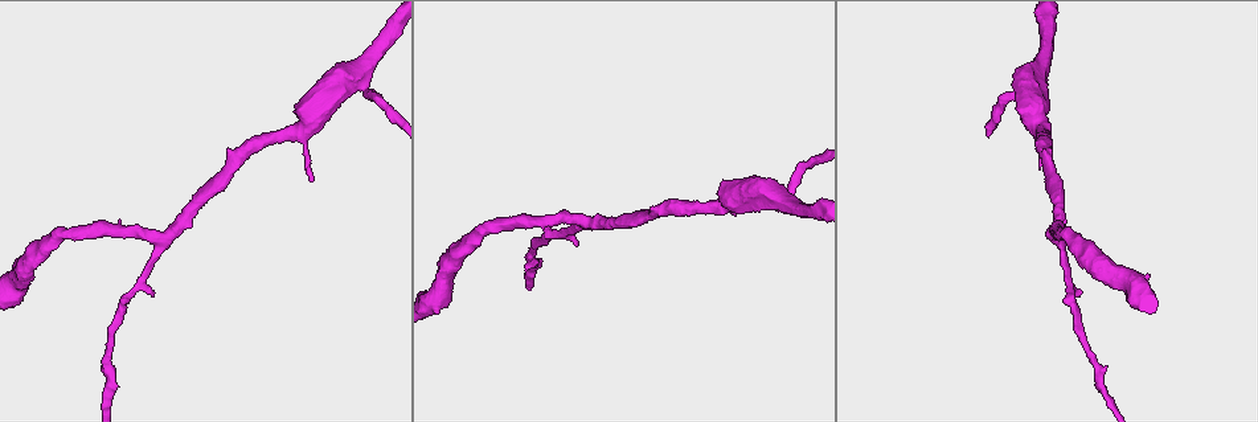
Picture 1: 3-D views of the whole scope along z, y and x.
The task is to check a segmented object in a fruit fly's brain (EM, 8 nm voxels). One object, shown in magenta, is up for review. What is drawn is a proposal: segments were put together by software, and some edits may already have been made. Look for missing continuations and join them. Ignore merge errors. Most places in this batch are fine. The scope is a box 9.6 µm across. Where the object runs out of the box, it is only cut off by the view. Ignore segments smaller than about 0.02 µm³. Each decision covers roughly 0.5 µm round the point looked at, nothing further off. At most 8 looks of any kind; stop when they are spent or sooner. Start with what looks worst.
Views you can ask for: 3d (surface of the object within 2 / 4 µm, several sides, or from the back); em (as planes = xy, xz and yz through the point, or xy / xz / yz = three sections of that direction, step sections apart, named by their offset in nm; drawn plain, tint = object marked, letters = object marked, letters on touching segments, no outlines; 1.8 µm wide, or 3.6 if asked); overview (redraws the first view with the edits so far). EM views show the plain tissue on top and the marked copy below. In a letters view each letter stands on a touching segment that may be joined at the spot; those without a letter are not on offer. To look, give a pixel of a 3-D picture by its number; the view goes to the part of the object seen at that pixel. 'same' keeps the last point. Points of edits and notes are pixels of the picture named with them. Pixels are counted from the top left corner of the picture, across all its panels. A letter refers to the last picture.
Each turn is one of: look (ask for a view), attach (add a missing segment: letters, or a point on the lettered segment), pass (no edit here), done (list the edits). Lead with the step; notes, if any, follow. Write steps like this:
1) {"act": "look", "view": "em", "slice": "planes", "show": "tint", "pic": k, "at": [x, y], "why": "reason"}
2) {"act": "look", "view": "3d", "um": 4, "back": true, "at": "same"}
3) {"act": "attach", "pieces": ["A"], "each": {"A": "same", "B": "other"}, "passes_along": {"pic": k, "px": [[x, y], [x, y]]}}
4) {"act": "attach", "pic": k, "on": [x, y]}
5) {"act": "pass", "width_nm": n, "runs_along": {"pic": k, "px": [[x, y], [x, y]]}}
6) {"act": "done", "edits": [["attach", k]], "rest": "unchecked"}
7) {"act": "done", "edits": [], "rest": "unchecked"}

{"act": "look", "view": "em", "slice": "yz", "step": 8, "show": "tint", "pic": 1, "at": [733, 213]}

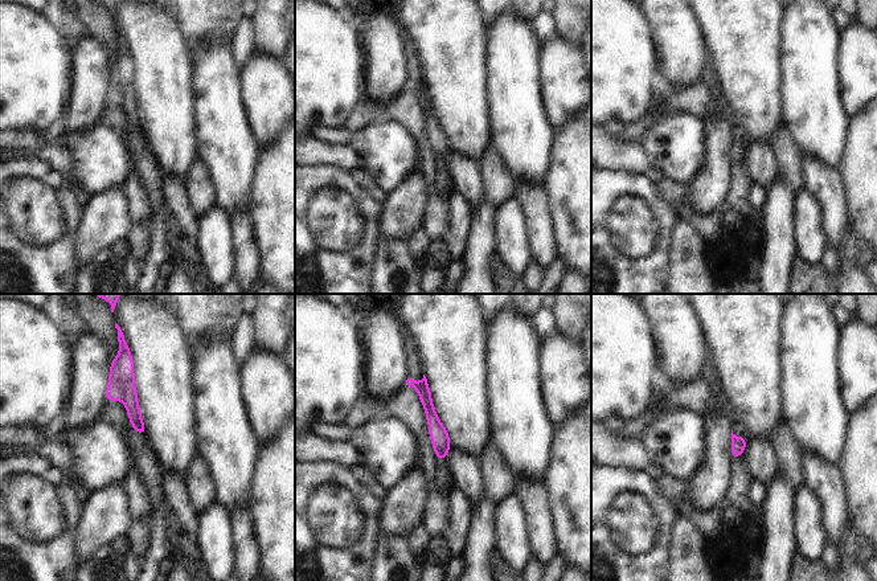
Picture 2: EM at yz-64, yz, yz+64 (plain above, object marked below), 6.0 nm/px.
{"act": "look", "view": "em", "slice": "planes", "show": "letters", "at": "same"}

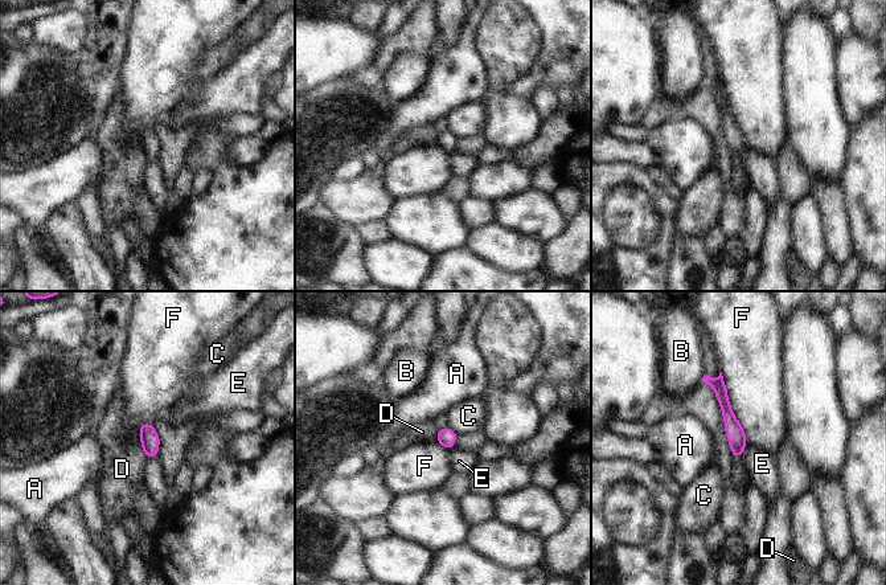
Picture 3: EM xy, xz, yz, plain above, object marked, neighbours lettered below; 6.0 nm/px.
{"act": "pass", "width_nm": 110, "each": {"A": "other", "B": "other", "C": "other", "D": "other", "E": "other", "F": "other"}, "runs_along": {"pic": 3, "px": [[705, 377], [721, 392], [738, 453]]}, "found": "no lettered segment goes on from it"}

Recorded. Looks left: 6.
{"act": "look", "view": "3d", "um": 2, "pic": 1, "at": [154, 293], "why": "tapers out"}

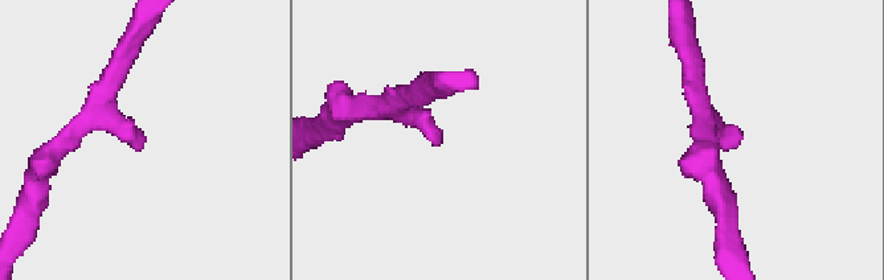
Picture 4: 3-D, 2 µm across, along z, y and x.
{"act": "look", "view": "em", "slice": "planes", "show": "letters", "pic": 4, "at": [143, 139]}

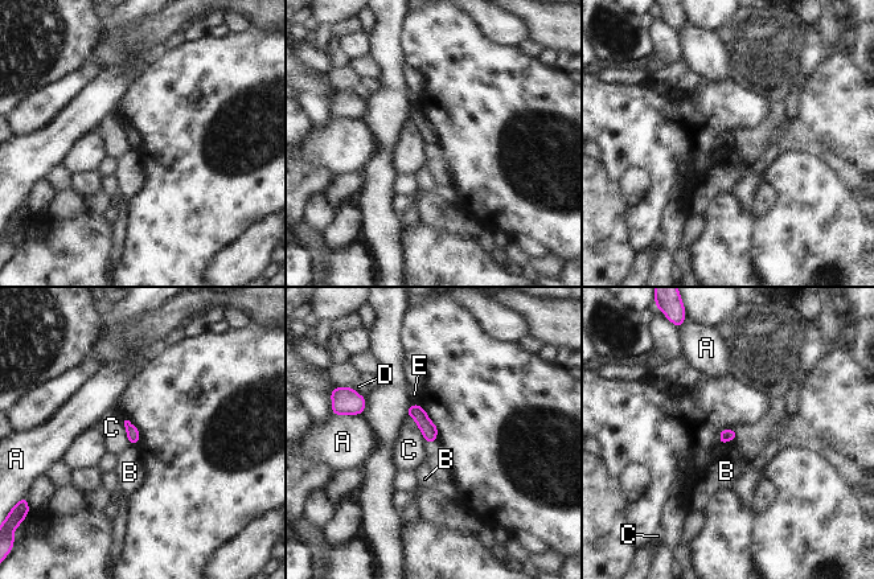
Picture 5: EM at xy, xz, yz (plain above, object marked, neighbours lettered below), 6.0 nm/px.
{"act": "pass", "each": {"A": "other", "B": "other", "C": "other", "D": "other", "E": "other"}, "found": "none of them fits"}

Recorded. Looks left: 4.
{"act": "look", "view": "3d", "um": 4, "pic": 1, "at": [353, 80], "why": "calibre changes"}

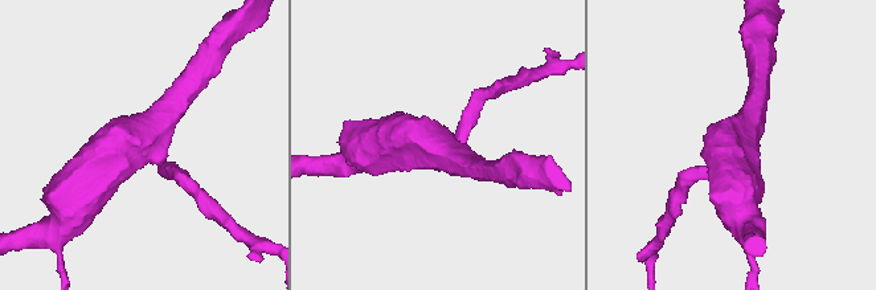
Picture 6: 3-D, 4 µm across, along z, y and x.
{"act": "look", "view": "em", "um": 3.6, "slice": "planes", "show": "letters", "pic": 6, "at": [742, 144], "arms": 3, "arm_widths_nm": [220, 320, 650]}

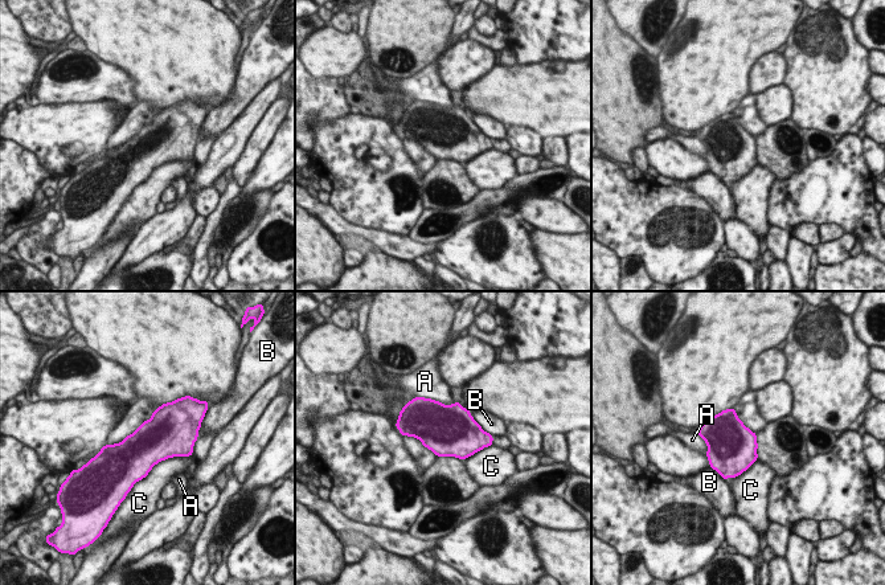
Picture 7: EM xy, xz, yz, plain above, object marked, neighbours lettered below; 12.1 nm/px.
{"act": "pass", "width_nm": 550, "each": {"A": "other", "B": "other", "C": "other"}, "found": "none of them fits"}

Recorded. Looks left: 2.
{"act": "done", "edits": [], "rest": "unchecked"}

